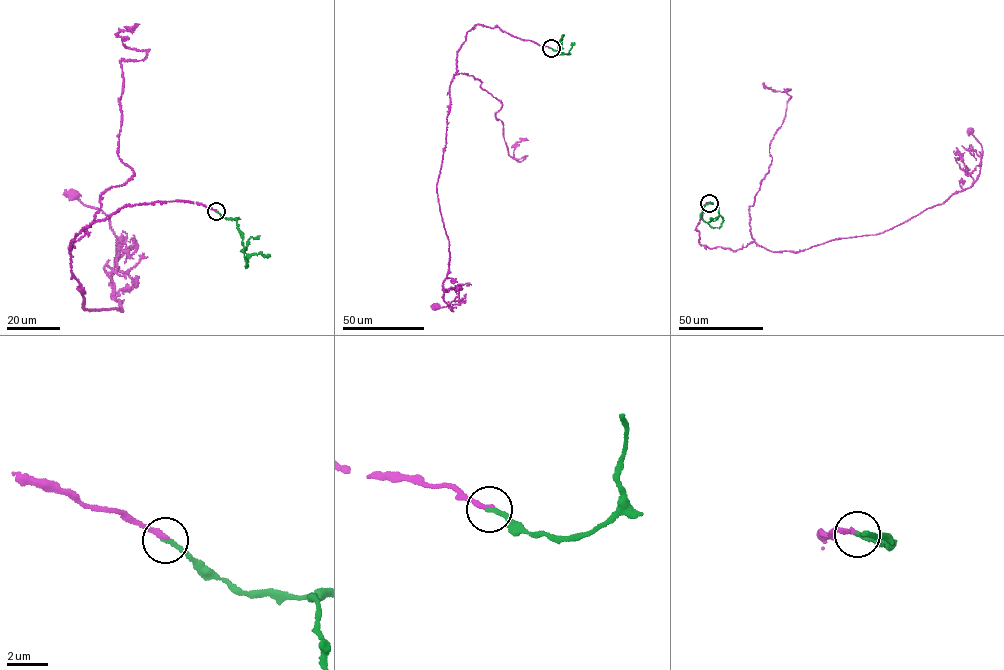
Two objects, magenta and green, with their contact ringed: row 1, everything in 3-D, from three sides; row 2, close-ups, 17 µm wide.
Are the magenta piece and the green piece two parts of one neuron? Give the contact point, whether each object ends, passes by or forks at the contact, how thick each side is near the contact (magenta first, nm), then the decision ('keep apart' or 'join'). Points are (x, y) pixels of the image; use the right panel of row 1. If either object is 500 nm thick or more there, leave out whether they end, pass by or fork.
at (709, 203); magenta ends there; green ends there; 240 nm thick on the magenta side, 200 nm on the other; join

